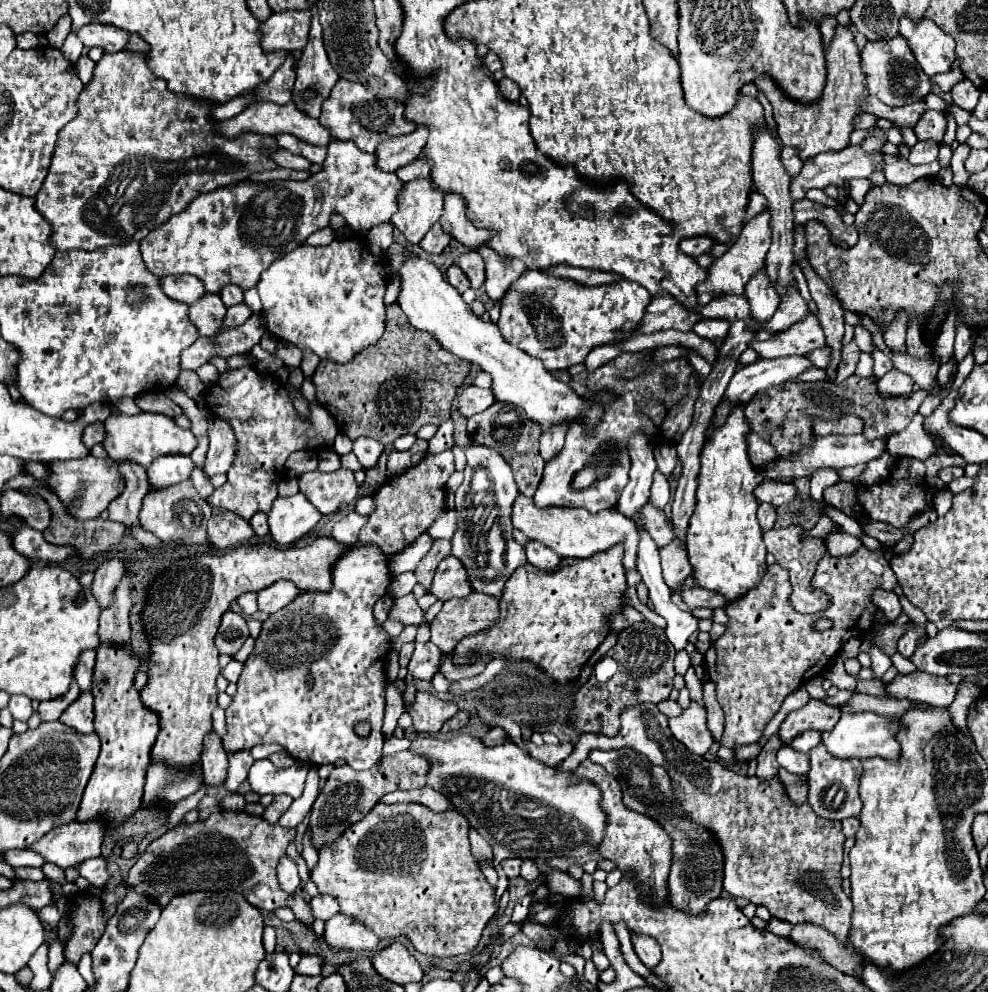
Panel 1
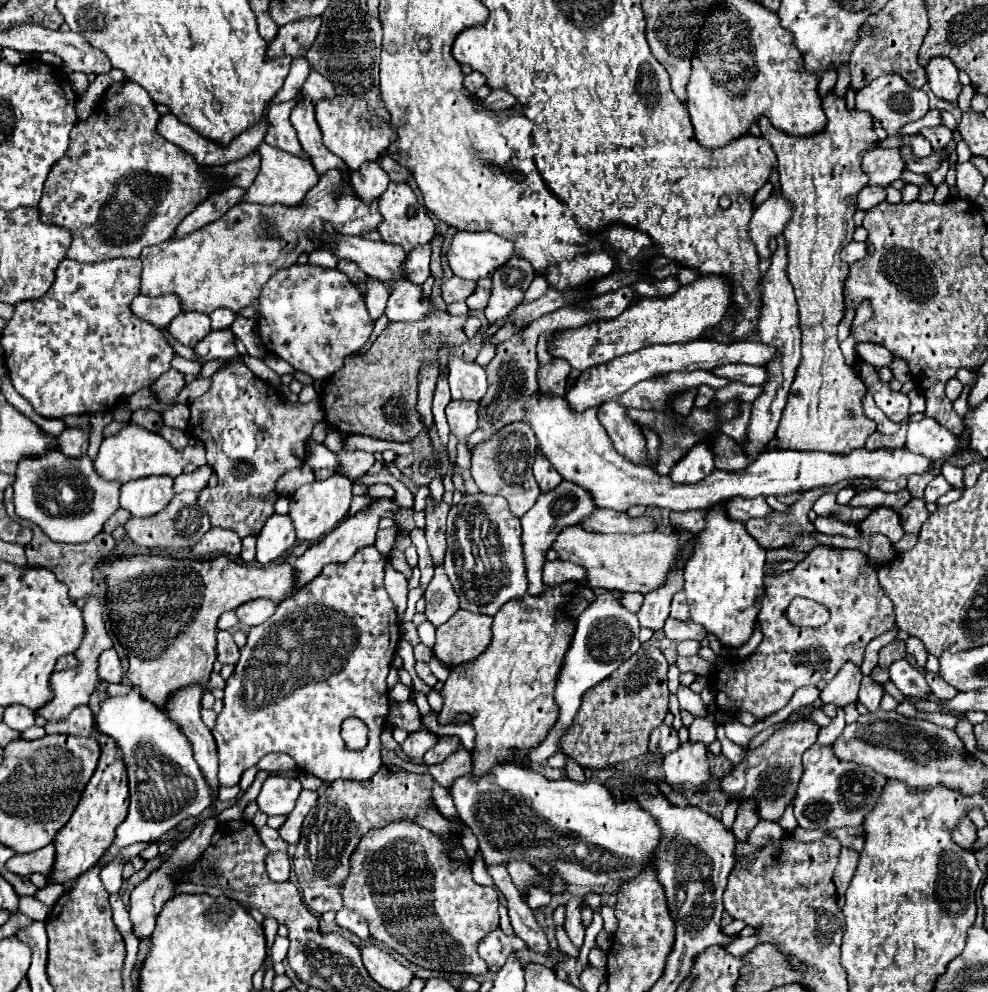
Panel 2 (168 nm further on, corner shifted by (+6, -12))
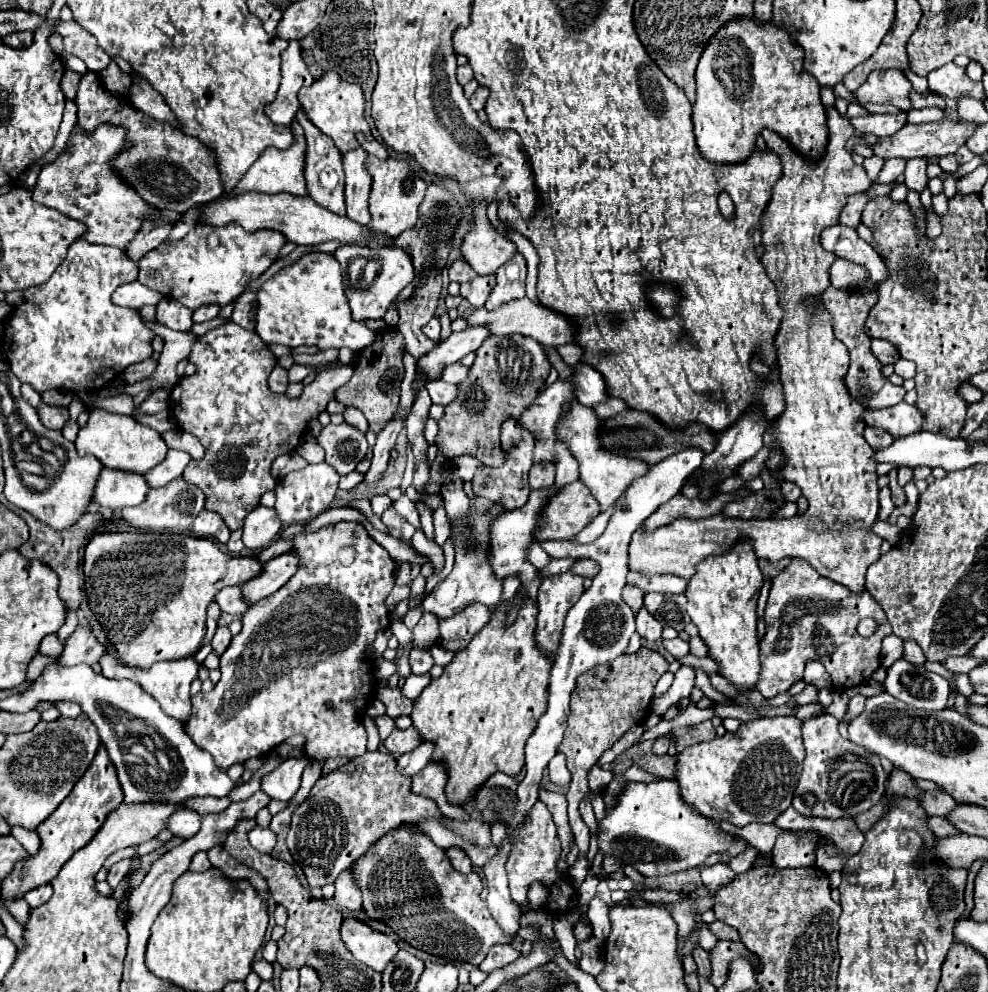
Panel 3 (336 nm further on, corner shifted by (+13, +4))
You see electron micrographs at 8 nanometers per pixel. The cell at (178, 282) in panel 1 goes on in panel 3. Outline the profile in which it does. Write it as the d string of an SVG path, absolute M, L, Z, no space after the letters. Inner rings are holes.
M138 280L120 284L112 296L114 304L124 306L124 308L134 308L134 310L140 310L146 304L158 304L160 300L162 300L162 294L142 286Z

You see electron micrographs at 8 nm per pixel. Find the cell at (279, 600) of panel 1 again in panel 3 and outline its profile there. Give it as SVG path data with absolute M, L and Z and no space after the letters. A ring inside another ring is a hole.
M230 586L230 588L222 588L214 600L220 606L222 612L234 614L234 616L242 616L246 612L246 604L242 604L242 600L238 600L238 588L240 586Z

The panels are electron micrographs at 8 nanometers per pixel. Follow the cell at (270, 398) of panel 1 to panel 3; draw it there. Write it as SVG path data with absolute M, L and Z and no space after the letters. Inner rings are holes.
M226 322L220 328L212 328L208 334L198 338L192 346L192 352L188 360L196 366L196 372L190 378L182 378L170 392L170 408L178 420L178 426L190 434L194 434L206 454L202 460L190 460L186 466L182 478L188 484L198 486L206 494L206 510L216 512L222 516L224 524L230 532L242 528L244 516L254 510L260 504L260 496L264 492L274 490L276 480L270 474L272 462L282 456L296 450L306 424L316 418L322 410L326 410L326 404L334 398L334 392L346 384L354 372L352 366L338 366L320 372L314 382L304 386L304 392L300 398L288 398L286 394L274 394L268 388L268 376L272 368L276 366L276 356L270 352L262 340L258 340L256 332L244 330L242 326L234 322Z

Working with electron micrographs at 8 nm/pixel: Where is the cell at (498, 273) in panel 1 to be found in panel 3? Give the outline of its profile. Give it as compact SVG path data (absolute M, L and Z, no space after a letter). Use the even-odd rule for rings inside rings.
M516 254L508 264L504 264L496 274L494 292L486 300L486 310L494 310L510 300L526 296L524 282L526 282L526 260L522 254Z

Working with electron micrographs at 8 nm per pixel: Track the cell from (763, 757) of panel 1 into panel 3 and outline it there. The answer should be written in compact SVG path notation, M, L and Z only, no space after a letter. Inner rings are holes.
M716 864L716 866L710 866L710 868L702 870L702 882L712 896L716 894L718 888L730 884L734 878L736 878L736 874L726 864Z

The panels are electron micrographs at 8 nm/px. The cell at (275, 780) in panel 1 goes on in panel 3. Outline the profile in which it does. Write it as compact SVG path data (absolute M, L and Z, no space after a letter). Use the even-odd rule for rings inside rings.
M292 758L284 760L272 774L264 776L262 780L262 790L274 798L274 800L292 800L292 796L300 788L300 778L302 770L308 764L306 758Z

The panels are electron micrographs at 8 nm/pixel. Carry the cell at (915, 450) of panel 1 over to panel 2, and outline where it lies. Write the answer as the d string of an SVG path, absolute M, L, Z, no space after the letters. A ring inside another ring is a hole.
M943 464L941 466L941 474L943 474L943 478L949 482L949 484L953 484L953 488L961 488L963 486L963 472L961 472L961 468L957 468L957 466L951 466L951 464Z

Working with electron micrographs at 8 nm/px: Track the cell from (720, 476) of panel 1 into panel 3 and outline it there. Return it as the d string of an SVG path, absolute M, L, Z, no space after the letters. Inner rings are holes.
M742 544L742 548L734 548L734 552L726 552L726 556L716 556L714 560L706 560L698 566L698 572L688 580L686 598L688 598L688 614L692 622L698 626L698 634L708 646L708 656L718 664L718 674L724 676L730 684L734 684L740 692L750 692L756 688L760 676L760 638L756 634L758 624L758 596L764 584L762 572L758 568L758 560L754 560L754 552Z

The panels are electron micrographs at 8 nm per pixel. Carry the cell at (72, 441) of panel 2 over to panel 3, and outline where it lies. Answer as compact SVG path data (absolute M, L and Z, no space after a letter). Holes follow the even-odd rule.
M44 402L38 404L38 416L46 428L60 430L68 422L68 408L58 408L58 406L48 406Z

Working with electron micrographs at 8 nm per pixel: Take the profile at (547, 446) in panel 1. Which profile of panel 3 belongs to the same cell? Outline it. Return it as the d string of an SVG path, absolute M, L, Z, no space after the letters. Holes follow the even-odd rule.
M540 464L532 466L530 470L530 490L544 490L554 484L554 466L552 464Z

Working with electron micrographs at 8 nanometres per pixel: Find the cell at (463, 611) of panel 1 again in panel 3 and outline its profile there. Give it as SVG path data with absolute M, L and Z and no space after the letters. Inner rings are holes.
M472 604L458 616L438 622L439 645L451 651L463 649L488 622L490 622L488 608L482 608L482 604Z

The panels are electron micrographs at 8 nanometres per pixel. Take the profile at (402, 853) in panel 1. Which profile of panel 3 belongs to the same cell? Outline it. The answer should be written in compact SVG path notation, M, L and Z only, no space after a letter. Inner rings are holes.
M396 828L394 832L382 836L378 844L370 846L366 856L360 856L354 862L354 874L362 890L364 912L374 920L384 922L412 948L424 950L434 956L442 956L446 960L468 962L468 964L480 966L494 944L514 942L514 936L502 932L502 928L496 924L490 910L486 908L486 902L480 898L480 892L484 888L482 878L476 872L460 874L458 870L454 870L446 852L438 848L434 842L430 842L430 838L414 830Z

